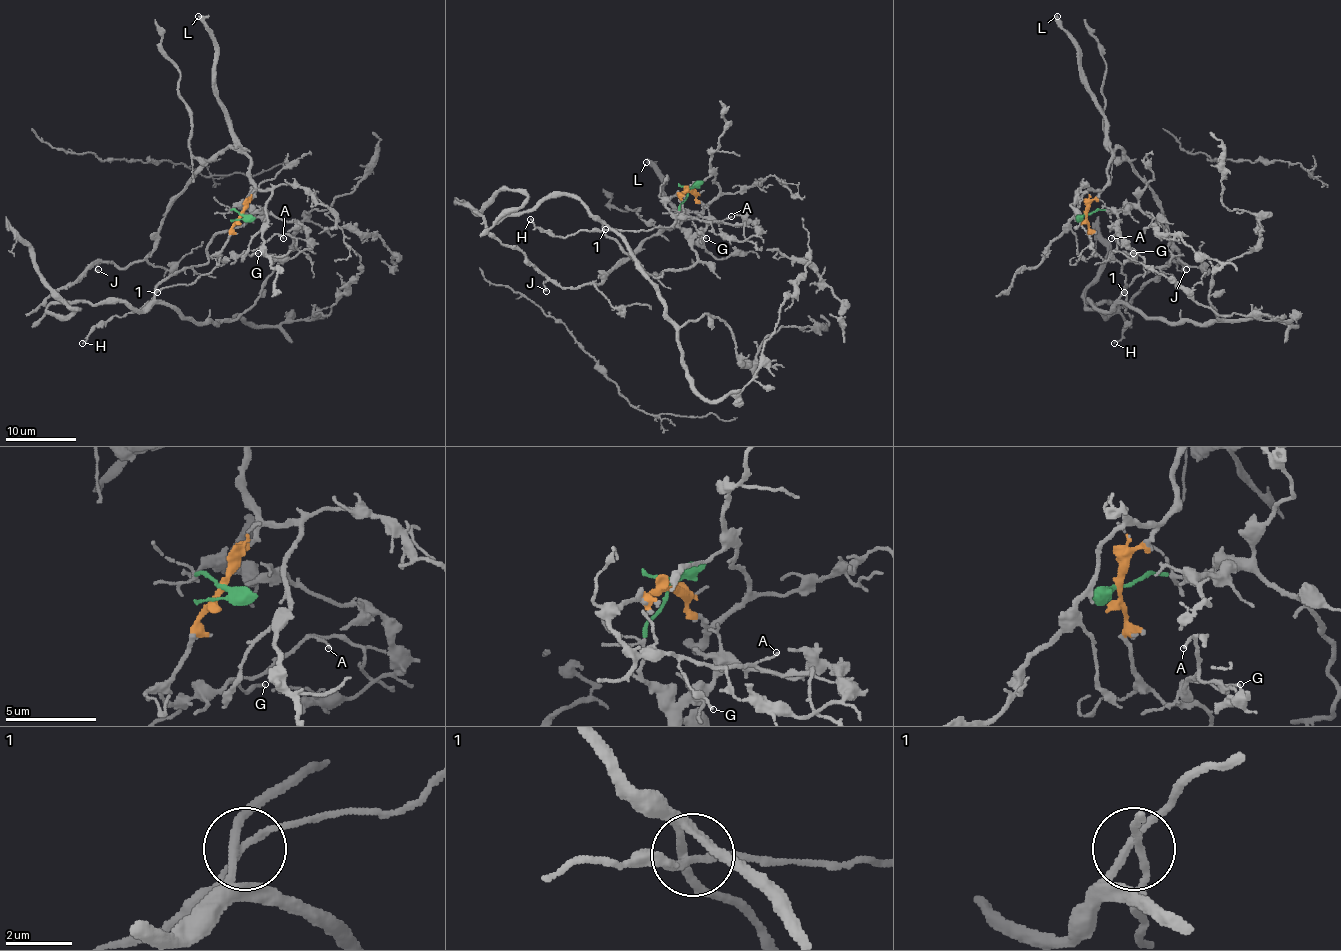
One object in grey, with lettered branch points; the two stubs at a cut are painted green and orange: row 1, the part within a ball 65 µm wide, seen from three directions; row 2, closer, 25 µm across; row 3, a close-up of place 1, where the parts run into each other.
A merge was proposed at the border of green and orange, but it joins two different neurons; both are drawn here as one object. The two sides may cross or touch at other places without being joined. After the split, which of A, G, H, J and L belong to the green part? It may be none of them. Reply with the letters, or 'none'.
none

